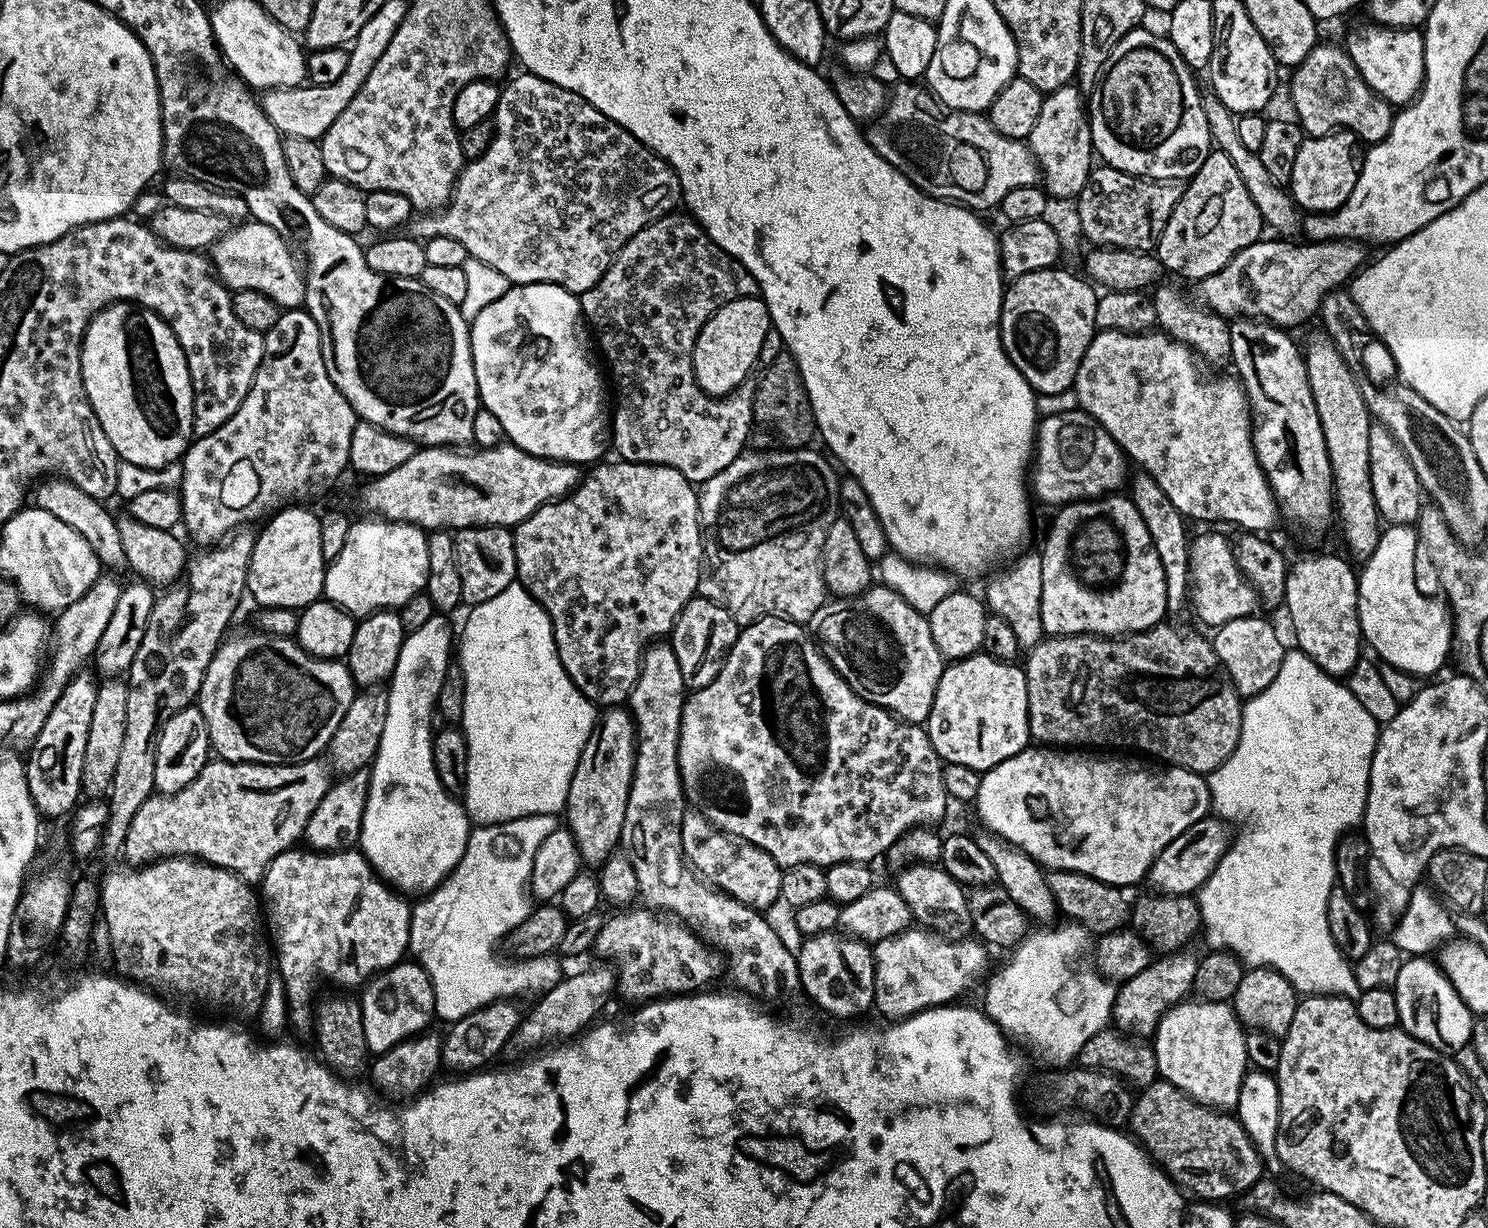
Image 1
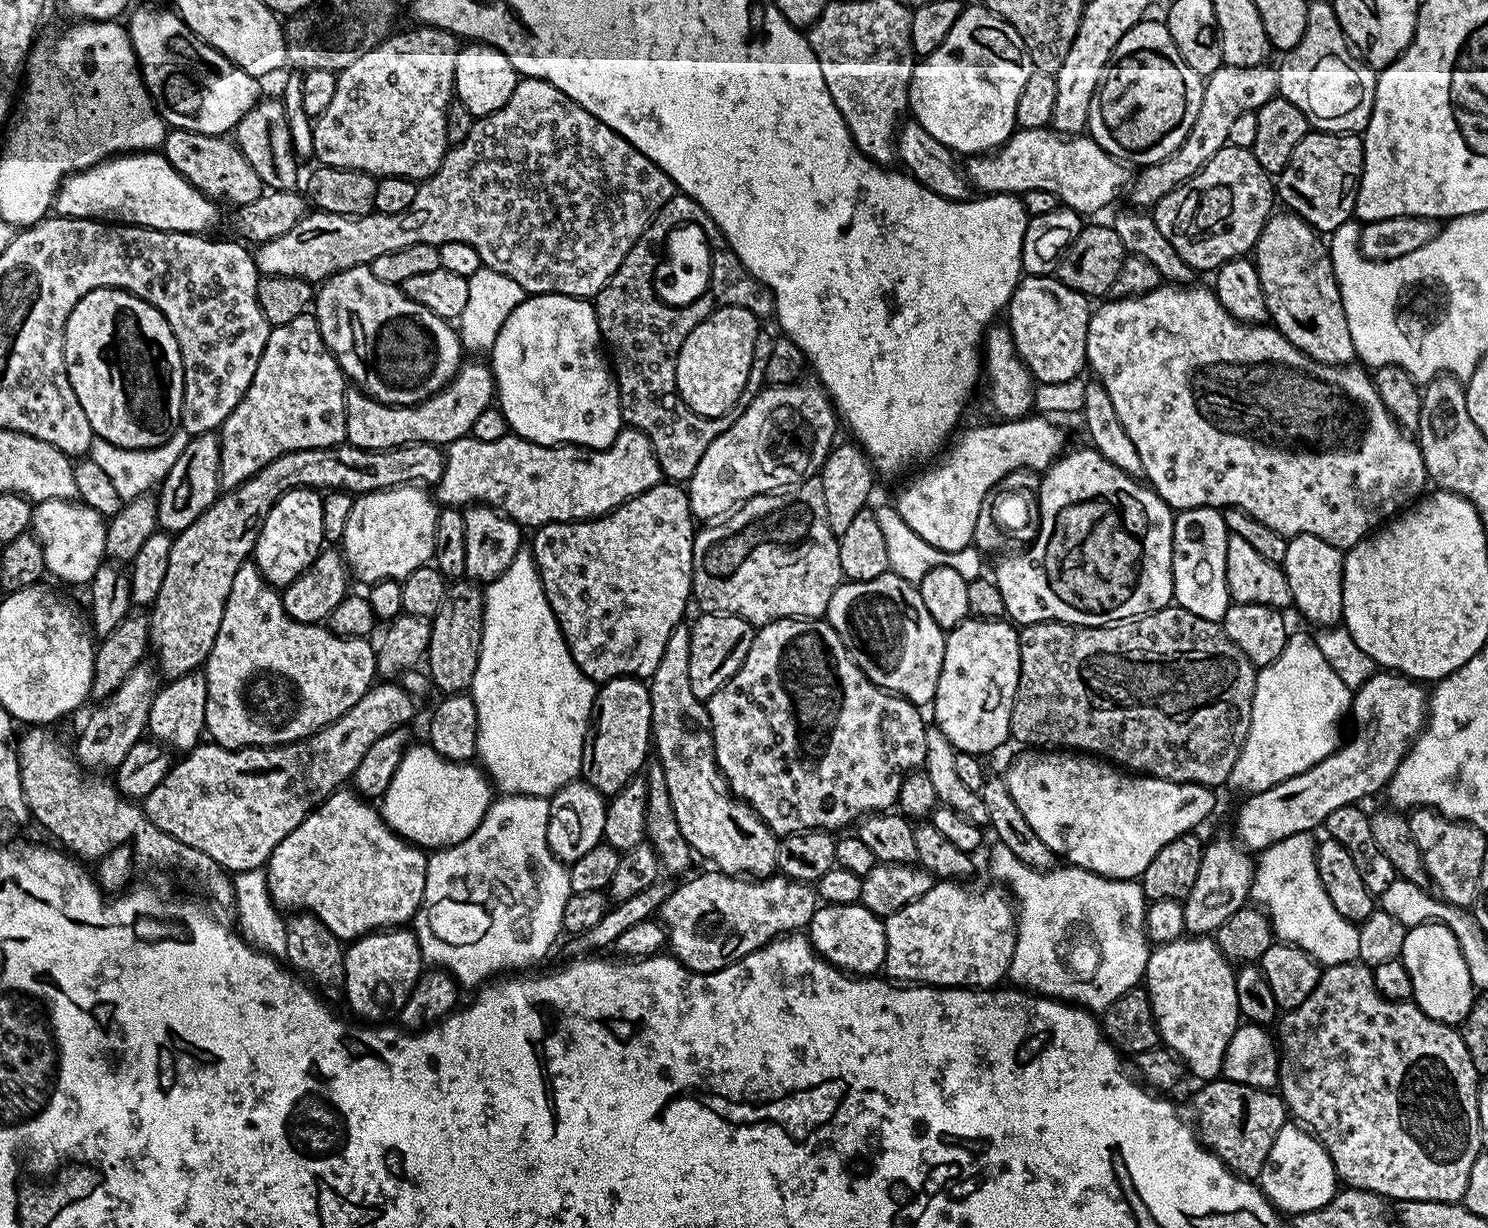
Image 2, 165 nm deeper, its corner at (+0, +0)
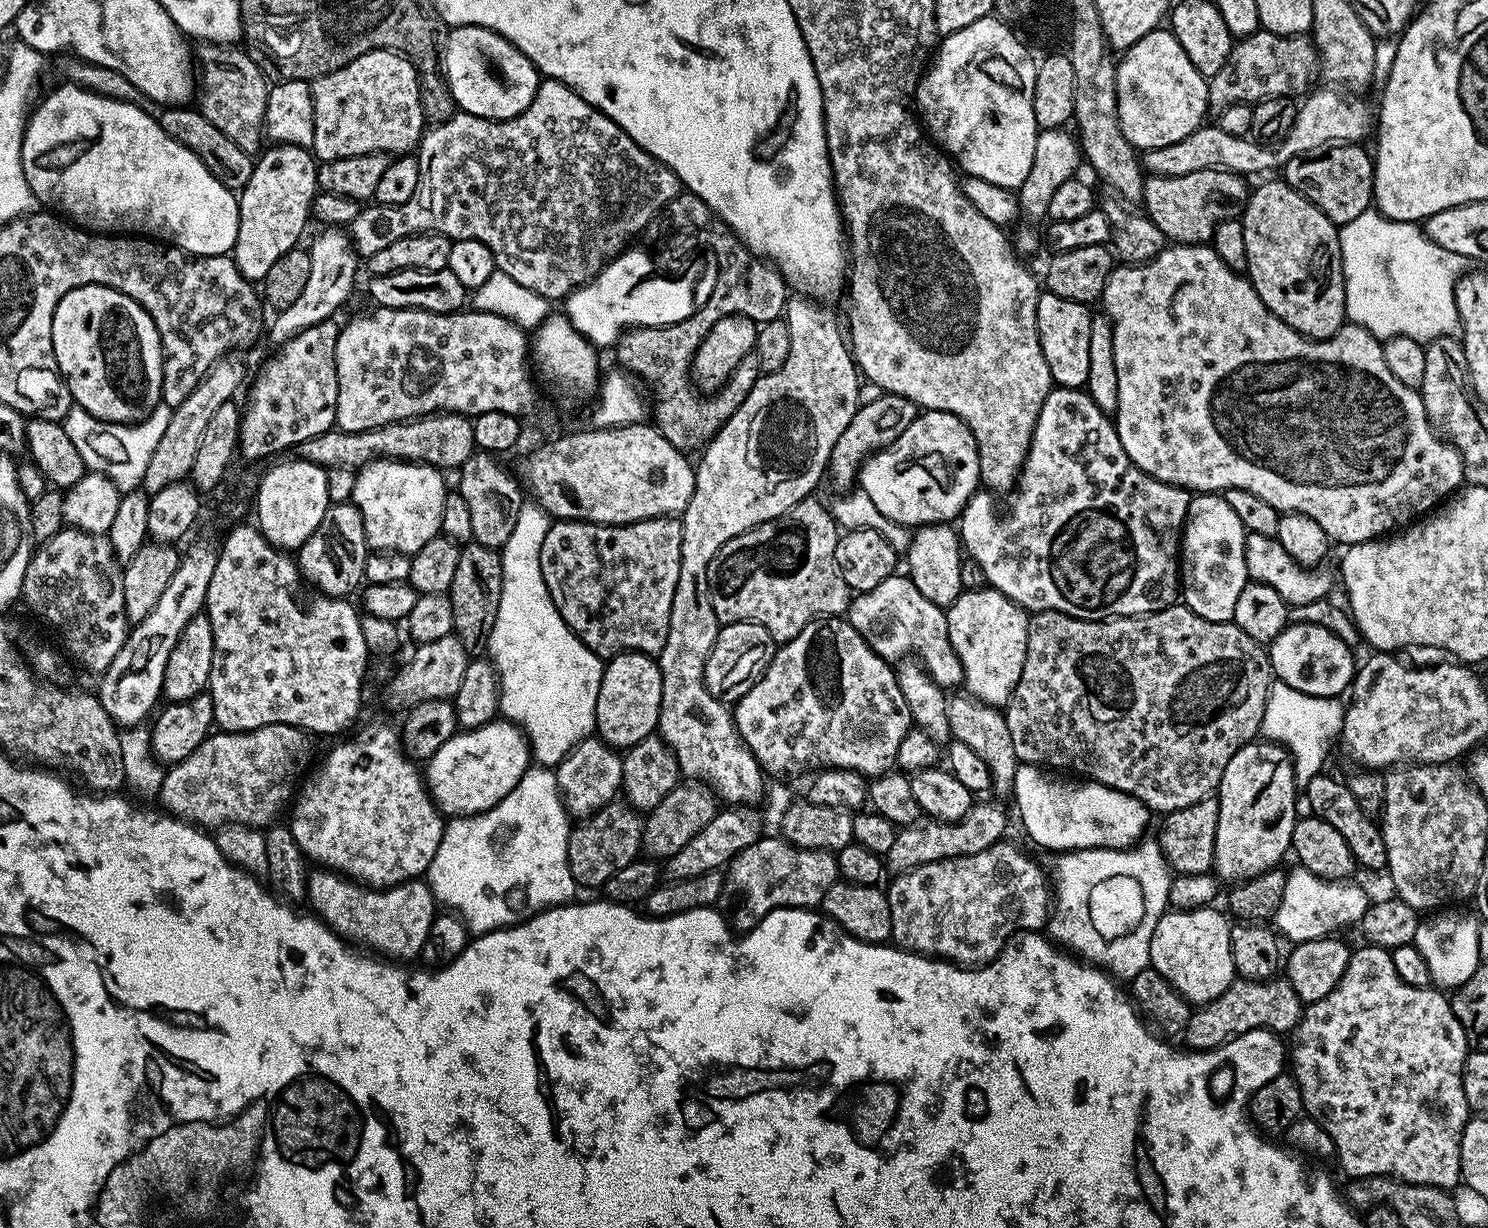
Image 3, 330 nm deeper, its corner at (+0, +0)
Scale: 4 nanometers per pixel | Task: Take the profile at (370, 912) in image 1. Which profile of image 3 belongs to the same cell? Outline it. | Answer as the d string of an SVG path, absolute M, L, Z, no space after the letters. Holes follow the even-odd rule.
M380 724L373 732L368 732L365 736L358 737L357 740L348 740L345 744L338 745L321 762L320 769L305 784L303 781L298 795L291 805L291 808L293 808L290 827L294 834L294 842L298 842L298 846L303 850L305 857L309 861L315 862L317 865L323 866L333 872L339 872L341 876L355 880L357 884L362 884L366 888L393 888L407 880L421 879L427 873L430 862L434 862L434 854L438 854L438 846L442 842L446 820L435 802L432 801L432 794L428 791L428 785L425 777L422 775L421 769L419 772L416 768L419 768L417 761L413 760L402 747L401 733L397 729L395 732L388 724Z

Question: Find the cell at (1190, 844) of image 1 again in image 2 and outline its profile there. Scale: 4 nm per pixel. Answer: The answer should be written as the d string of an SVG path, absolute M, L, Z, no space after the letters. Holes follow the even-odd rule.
M1380 670L1377 671L1374 676L1369 678L1363 686L1355 689L1351 703L1350 722L1352 720L1352 724L1356 729L1353 730L1352 737L1350 737L1348 741L1345 739L1335 752L1332 752L1326 758L1322 758L1322 762L1310 766L1310 770L1306 770L1294 778L1286 778L1282 782L1278 782L1266 790L1253 792L1243 797L1244 802L1236 812L1236 833L1234 833L1235 839L1238 841L1240 847L1247 850L1249 853L1259 854L1263 852L1265 848L1269 848L1270 845L1282 842L1286 838L1290 838L1299 832L1307 832L1309 834L1315 833L1315 828L1319 829L1321 825L1323 825L1324 820L1330 818L1330 814L1334 814L1334 810L1342 810L1342 806L1346 806L1347 804L1360 804L1361 802L1364 802L1364 799L1366 799L1367 796L1372 796L1375 792L1383 793L1388 787L1388 783L1394 774L1394 770L1398 770L1402 758L1407 754L1408 749L1411 748L1413 740L1415 740L1416 737L1419 736L1421 730L1424 729L1428 714L1428 696L1426 695L1426 688L1425 692L1424 688L1425 685L1423 683L1409 682L1405 677L1399 674L1393 674L1388 670Z

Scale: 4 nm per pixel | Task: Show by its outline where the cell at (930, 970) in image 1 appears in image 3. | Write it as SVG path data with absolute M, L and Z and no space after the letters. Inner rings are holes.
M1001 842L995 844L994 846L990 846L986 850L982 850L982 854L970 854L969 856L955 856L954 858L944 858L939 860L938 862L930 862L926 866L918 866L914 870L910 870L909 872L904 872L900 876L895 877L891 882L892 885L887 885L886 891L888 893L888 901L890 902L890 922L892 923L892 935L890 937L891 943L895 945L897 948L904 948L908 952L918 952L921 956L935 956L942 960L947 960L954 964L959 964L961 966L983 966L988 964L991 960L995 960L996 955L1004 949L1004 943L1010 939L1011 936L1015 936L1017 932L1034 932L1040 929L1043 929L1045 925L1047 925L1048 918L1050 915L1050 880L1044 877L1044 872L1039 868L1038 865L1035 864L1034 861L1031 860L1030 857L1024 856L1024 852L1019 848L1016 844L1008 844L1009 842Z

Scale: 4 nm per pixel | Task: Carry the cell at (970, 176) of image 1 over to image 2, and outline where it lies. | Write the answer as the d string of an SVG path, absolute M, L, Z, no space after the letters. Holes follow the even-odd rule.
M1051 127L1046 128L1020 128L1019 130L1013 132L1012 137L1008 139L1001 147L987 153L987 154L977 154L967 161L968 168L966 164L966 175L970 181L971 187L973 189L981 188L979 191L984 194L995 194L998 192L1006 192L1009 194L1023 194L1029 192L1030 190L1050 190L1050 194L1054 194L1060 199L1061 205L1065 208L1072 208L1075 212L1081 214L1087 214L1087 212L1100 212L1116 195L1123 193L1125 189L1129 187L1130 184L1130 172L1128 176L1129 169L1125 167L1121 161L1116 160L1110 154L1106 154L1106 150L1102 150L1102 146L1098 146L1098 142L1093 140L1091 135L1088 134L1077 134L1075 136L1065 136Z

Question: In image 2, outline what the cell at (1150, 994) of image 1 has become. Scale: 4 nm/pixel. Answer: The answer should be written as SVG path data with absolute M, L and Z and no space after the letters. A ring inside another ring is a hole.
M1235 839L1216 840L1205 847L1202 862L1198 866L1198 878L1194 881L1194 890L1184 901L1186 914L1185 933L1197 936L1215 934L1218 926L1230 918L1238 909L1249 903L1252 894L1252 873L1254 860Z

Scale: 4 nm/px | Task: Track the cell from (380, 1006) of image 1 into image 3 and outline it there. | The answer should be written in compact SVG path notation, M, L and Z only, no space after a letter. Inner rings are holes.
M323 866L313 867L309 871L306 900L307 903L312 903L311 911L343 940L356 946L363 946L392 962L412 962L408 960L415 961L419 957L422 946L430 934L430 922L434 922L438 914L438 901L423 879L407 880L393 888L366 888L362 884L357 884L355 880L350 880L346 876L341 876L339 872L333 872Z

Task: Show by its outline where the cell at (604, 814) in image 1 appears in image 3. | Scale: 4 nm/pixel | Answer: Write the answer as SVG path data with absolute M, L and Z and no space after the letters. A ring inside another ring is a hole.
M623 652L605 663L596 703L595 735L617 750L627 750L657 731L662 706L662 674L655 659L641 652Z

